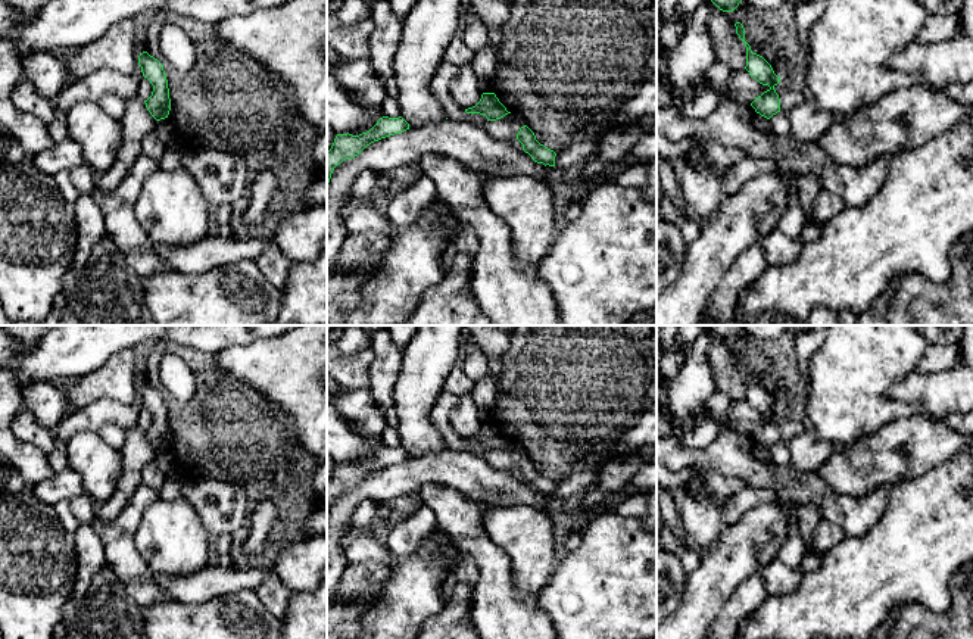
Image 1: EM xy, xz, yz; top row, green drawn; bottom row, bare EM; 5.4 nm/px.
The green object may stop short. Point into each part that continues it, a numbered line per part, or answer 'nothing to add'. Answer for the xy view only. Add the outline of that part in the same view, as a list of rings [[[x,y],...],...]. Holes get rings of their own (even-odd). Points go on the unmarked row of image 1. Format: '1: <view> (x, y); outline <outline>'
nothing to add

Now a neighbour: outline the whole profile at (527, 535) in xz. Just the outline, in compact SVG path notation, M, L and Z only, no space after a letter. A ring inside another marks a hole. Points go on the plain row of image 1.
M531 505L489 508L483 514L484 532L511 558L518 596L536 595L551 580L558 558L553 515Z

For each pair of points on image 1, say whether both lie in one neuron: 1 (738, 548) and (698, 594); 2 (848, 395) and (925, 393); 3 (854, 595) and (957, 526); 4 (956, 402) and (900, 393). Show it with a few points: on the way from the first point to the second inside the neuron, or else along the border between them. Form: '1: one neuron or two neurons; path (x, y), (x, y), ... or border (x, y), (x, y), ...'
1: one neuron; path (732, 560), (710, 582)
2: two neurons; border (913, 370), (888, 395), (920, 407)
3: one neuron; path (879, 572), (904, 558), (932, 530)
4: one neuron; path (942, 393), (913, 393)

